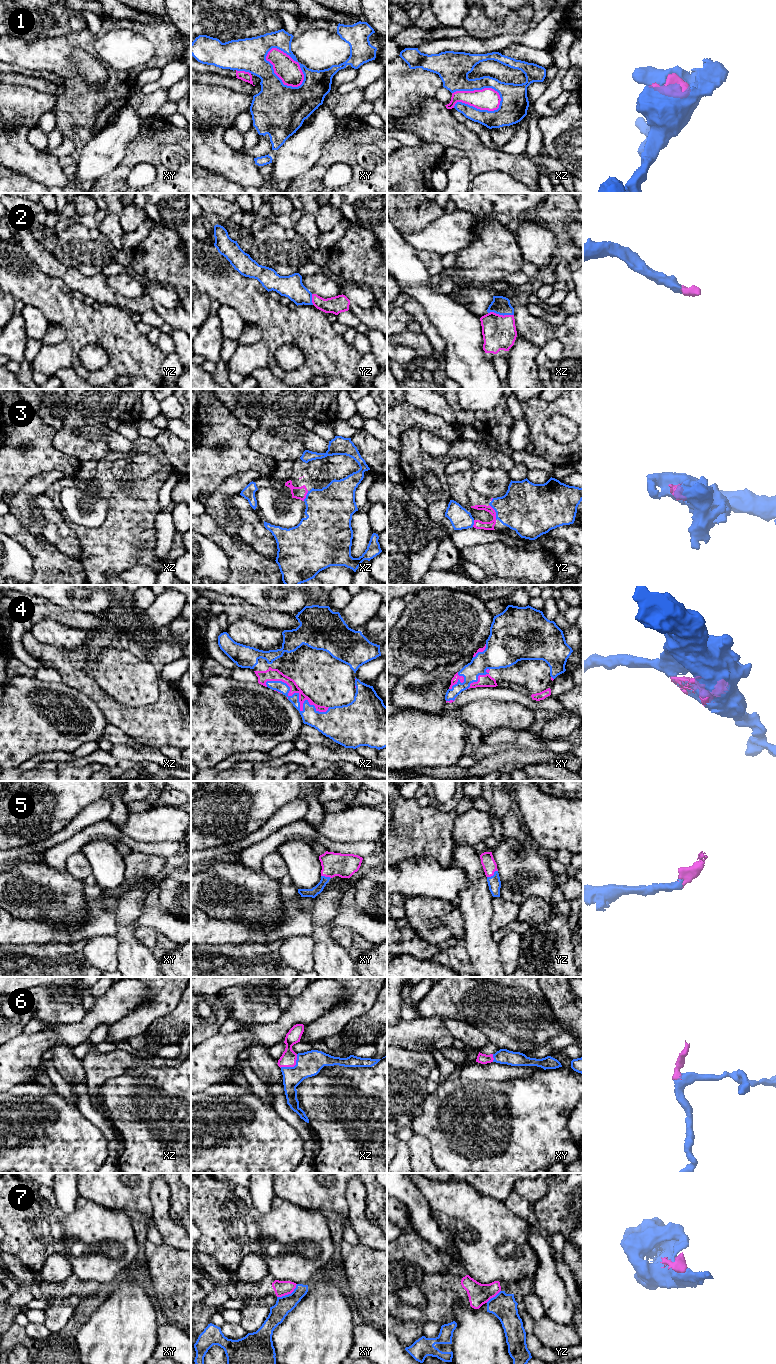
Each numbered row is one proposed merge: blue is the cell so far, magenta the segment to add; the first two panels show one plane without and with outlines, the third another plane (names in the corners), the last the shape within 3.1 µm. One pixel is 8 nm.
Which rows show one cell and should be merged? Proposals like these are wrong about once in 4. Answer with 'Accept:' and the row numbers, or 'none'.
Accept: 2, 3, 4, 5, 6

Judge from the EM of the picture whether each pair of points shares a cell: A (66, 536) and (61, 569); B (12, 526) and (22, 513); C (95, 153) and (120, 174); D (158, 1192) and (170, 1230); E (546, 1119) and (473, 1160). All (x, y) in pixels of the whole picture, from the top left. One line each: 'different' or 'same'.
A: different
B: different
C: different
D: same
E: same

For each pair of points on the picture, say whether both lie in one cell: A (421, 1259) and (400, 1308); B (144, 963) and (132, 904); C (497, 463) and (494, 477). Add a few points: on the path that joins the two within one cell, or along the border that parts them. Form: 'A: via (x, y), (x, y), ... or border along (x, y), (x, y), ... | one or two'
A: border along (425, 1272), (448, 1275) | two
B: via (130, 948), (128, 943), (128, 919) | one
C: border along (480, 466), (502, 469), (507, 472) | two

